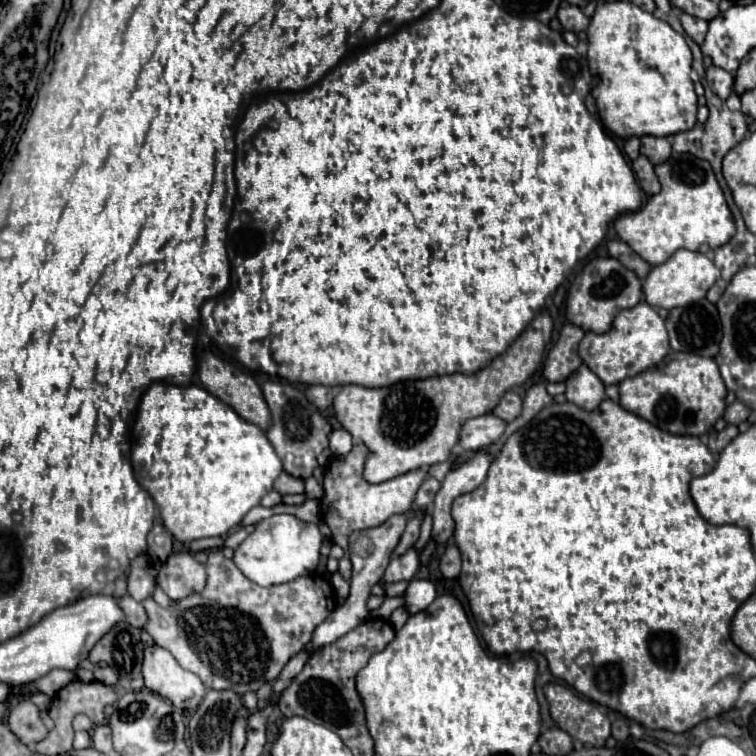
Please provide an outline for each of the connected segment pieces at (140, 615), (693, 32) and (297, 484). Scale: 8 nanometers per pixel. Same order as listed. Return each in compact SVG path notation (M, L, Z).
M124 596L124 598L120 600L120 606L122 606L124 614L126 614L126 620L128 620L134 628L144 628L144 626L146 626L148 616L146 616L146 610L144 610L144 606L142 606L140 602L136 602L136 600L130 598L130 596Z
M682 14L682 16L680 16L680 22L682 22L682 28L686 30L686 34L688 34L696 44L702 44L702 42L704 42L704 36L706 36L706 30L708 30L708 22L706 22L706 20L694 18L694 16L690 16L690 14Z
M282 472L278 476L278 480L274 482L274 490L280 494L302 494L304 492L304 482L300 478L294 478L286 472Z

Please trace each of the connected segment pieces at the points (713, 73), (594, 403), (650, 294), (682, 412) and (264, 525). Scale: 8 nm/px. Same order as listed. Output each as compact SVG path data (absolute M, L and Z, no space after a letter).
M710 66L706 70L706 80L712 92L718 94L722 100L726 100L734 92L734 76L718 66Z
M582 364L568 380L566 380L566 398L568 402L576 404L578 408L590 412L600 406L606 398L604 382L586 366Z
M678 250L668 262L654 266L650 274L644 280L644 296L646 302L654 308L678 308L678 306L688 306L692 302L698 302L706 296L710 286L718 280L720 270L714 266L714 262L700 252L690 252L690 250Z
M680 352L676 360L644 370L620 384L620 406L670 434L706 434L726 408L726 386L714 358Z
M276 514L256 524L256 530L238 546L234 552L234 562L240 572L260 586L284 584L300 576L316 572L320 560L322 534L316 524L308 524L308 538L300 538L304 532L304 522L292 514Z

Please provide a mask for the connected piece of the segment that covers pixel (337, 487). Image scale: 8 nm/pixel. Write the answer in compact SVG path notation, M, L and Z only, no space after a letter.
M354 444L354 448L346 456L336 456L324 472L324 498L322 498L322 520L332 530L332 542L344 548L344 558L340 560L340 574L344 580L350 580L352 566L348 558L348 536L354 530L362 528L374 528L384 524L394 514L406 514L414 508L414 498L418 488L422 486L426 472L424 470L412 470L408 474L402 474L398 478L392 478L382 484L368 484L362 478L366 462L366 446Z

